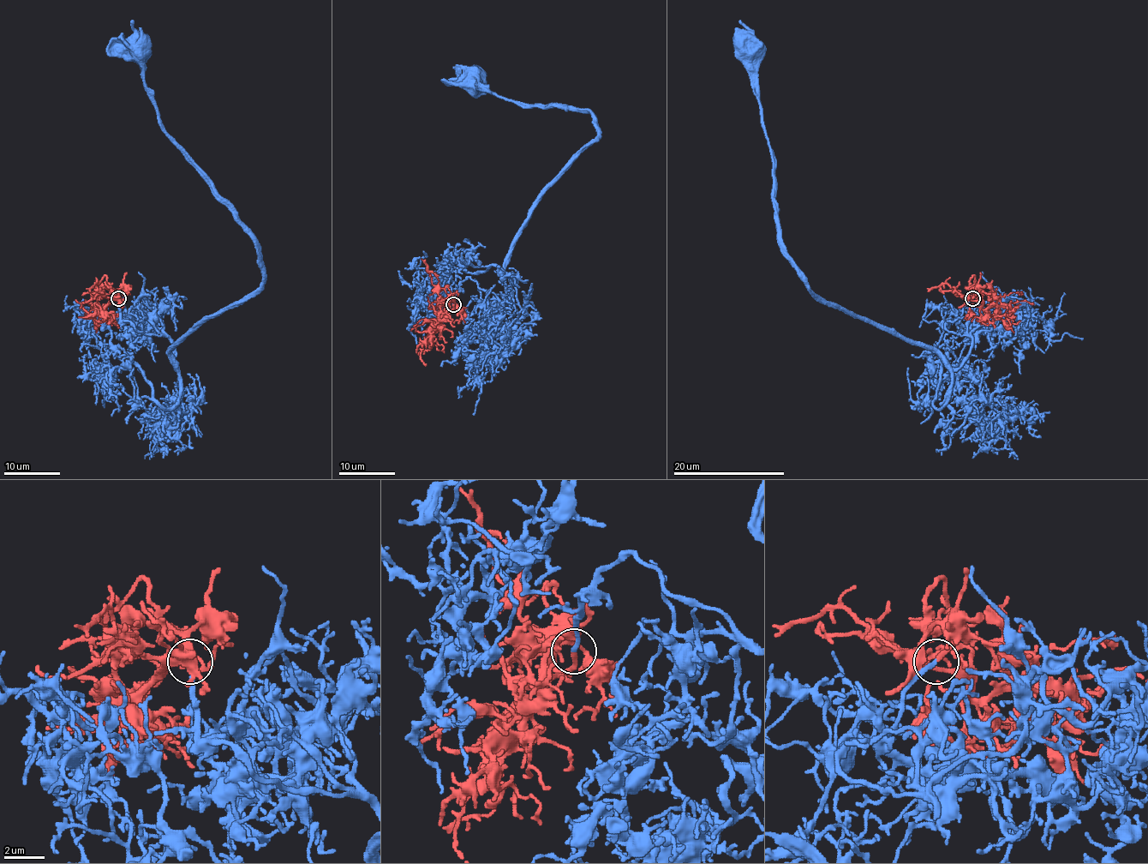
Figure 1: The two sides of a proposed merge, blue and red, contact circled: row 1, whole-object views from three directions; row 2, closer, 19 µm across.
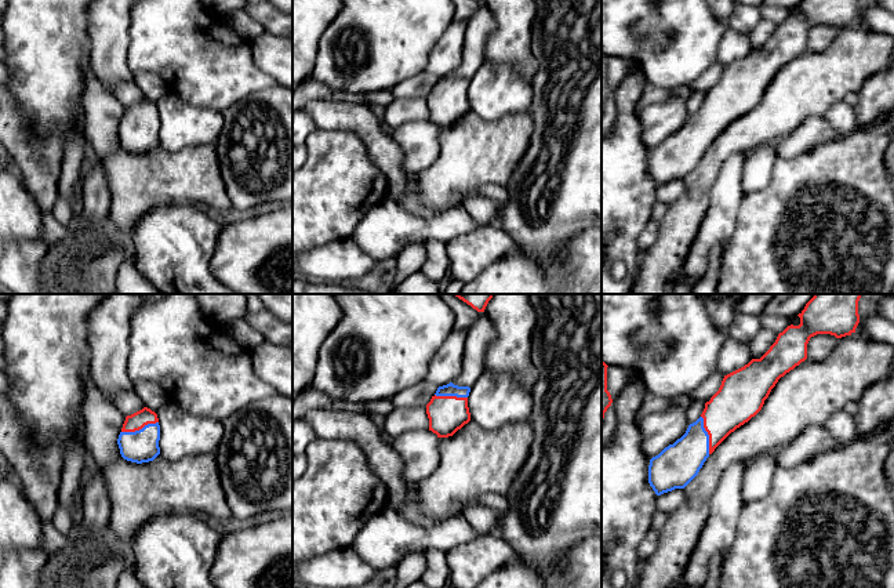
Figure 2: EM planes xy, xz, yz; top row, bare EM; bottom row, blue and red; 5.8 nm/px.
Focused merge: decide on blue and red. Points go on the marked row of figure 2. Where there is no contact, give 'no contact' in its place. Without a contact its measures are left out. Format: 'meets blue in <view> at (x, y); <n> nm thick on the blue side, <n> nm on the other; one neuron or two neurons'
meets blue in yz at (708, 435); 240 nm thick on the blue side, 260 nm on the other; one neuron

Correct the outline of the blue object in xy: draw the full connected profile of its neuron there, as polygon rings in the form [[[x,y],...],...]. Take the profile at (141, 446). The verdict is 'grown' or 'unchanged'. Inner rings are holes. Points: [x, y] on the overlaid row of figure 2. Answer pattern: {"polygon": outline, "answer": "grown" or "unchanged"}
{"polygon": [[[148,407],[127,415],[117,439],[124,460],[142,464],[160,454],[160,425],[155,411]]], "answer": "grown"}

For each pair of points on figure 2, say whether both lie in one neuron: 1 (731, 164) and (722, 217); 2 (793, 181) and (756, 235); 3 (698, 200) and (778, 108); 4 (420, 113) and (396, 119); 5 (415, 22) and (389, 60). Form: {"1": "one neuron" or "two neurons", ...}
{"1": "one neuron", "2": "one neuron", "3": "one neuron", "4": "one neuron", "5": "one neuron"}

